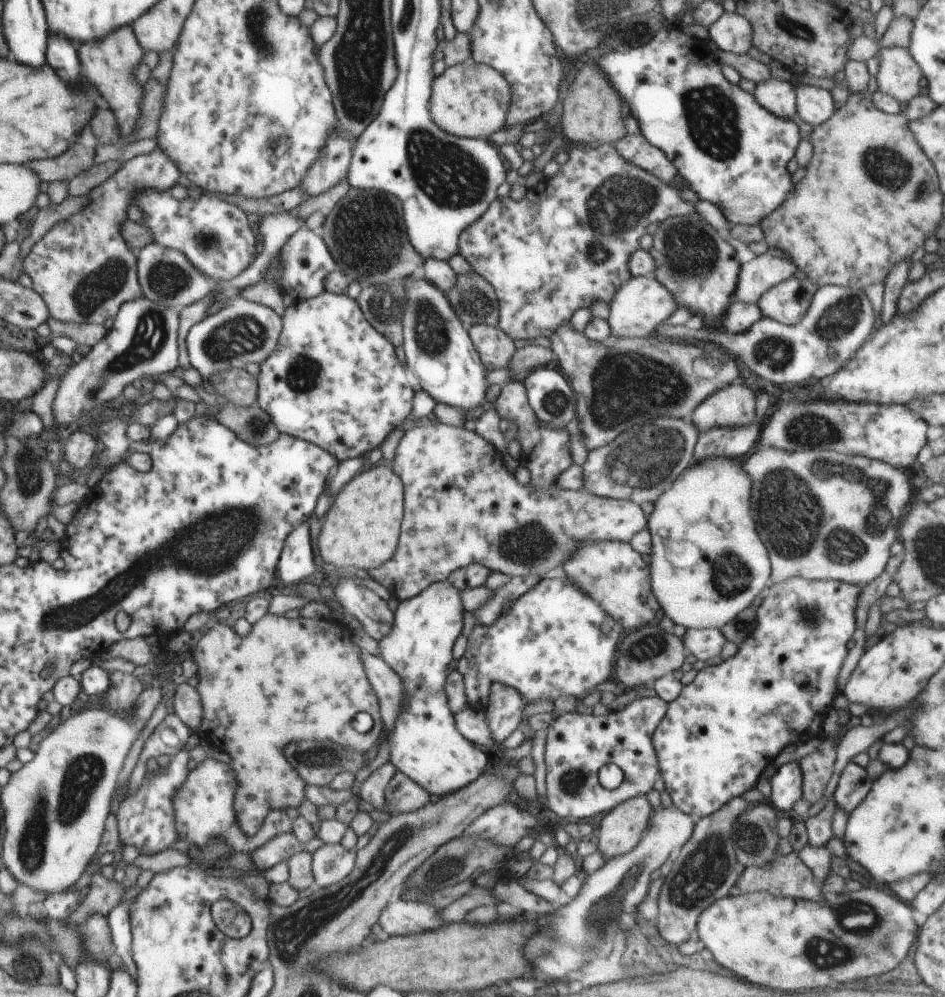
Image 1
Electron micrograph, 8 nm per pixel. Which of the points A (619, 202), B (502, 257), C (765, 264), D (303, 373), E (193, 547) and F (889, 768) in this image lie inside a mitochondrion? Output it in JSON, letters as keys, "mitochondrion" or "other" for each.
{"A":"mitochondrion","B":"other","C":"other","D":"mitochondrion","E":"mitochondrion","F":"other"}

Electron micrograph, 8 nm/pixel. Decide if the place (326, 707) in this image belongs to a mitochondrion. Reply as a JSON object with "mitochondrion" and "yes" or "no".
{"mitochondrion":"no"}

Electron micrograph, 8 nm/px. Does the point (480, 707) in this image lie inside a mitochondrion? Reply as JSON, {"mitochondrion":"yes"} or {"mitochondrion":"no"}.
{"mitochondrion":"no"}

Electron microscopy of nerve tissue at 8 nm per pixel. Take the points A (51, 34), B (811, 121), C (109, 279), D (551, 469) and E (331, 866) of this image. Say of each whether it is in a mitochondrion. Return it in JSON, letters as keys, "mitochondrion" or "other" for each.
{"A":"other","B":"other","C":"mitochondrion","D":"other","E":"mitochondrion"}

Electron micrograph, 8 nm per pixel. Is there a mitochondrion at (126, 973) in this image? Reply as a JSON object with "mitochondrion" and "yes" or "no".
{"mitochondrion":"no"}

